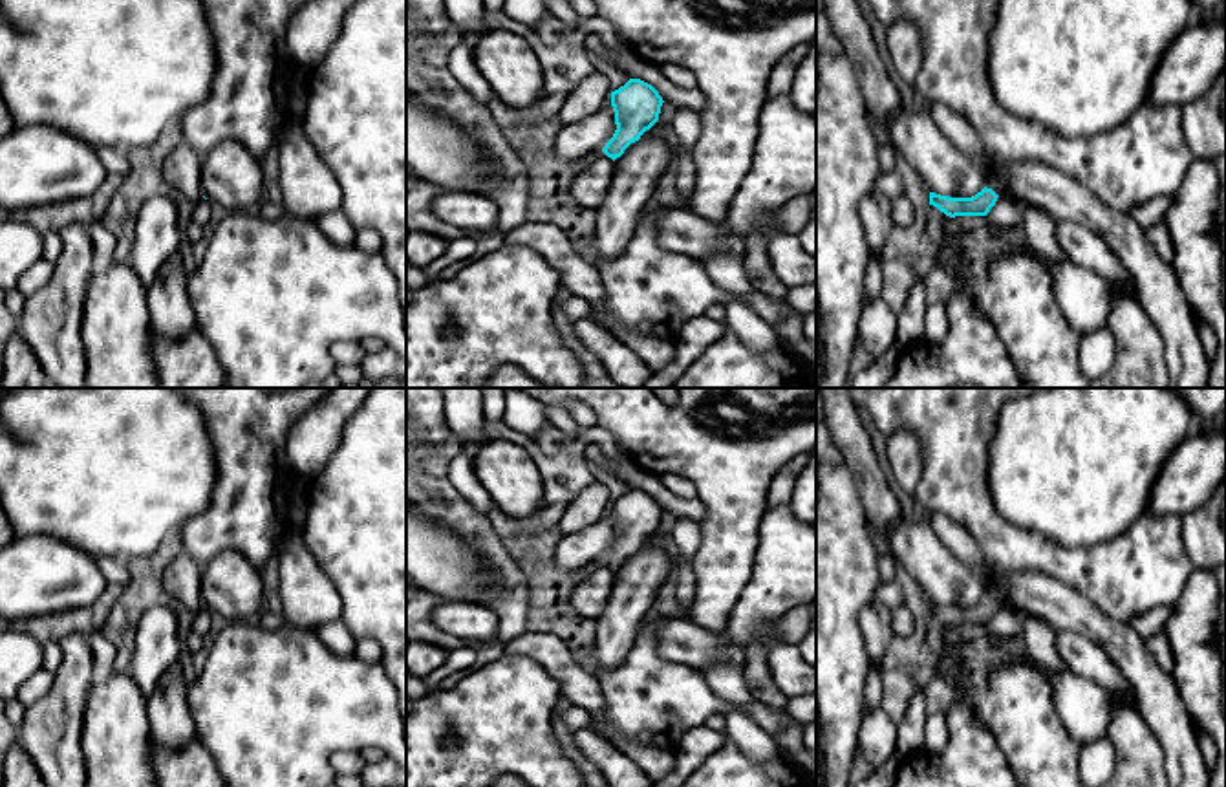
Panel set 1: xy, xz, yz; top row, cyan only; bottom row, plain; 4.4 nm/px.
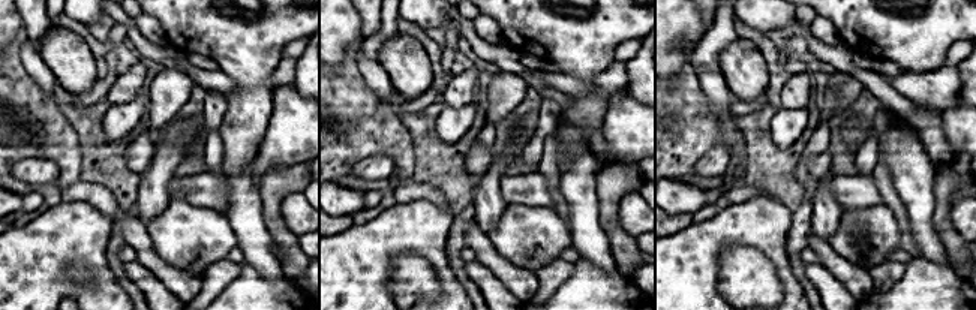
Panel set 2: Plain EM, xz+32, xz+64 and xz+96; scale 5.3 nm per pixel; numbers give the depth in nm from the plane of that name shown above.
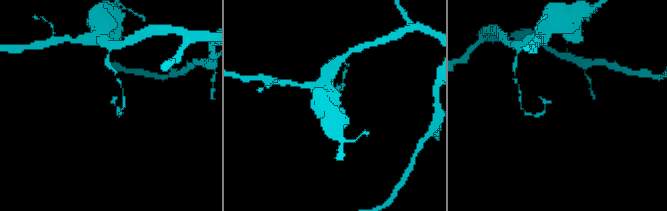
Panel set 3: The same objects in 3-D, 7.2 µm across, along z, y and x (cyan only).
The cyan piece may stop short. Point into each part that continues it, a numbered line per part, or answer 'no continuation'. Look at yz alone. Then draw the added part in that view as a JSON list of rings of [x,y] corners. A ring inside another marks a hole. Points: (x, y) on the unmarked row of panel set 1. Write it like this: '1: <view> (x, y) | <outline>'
no continuation

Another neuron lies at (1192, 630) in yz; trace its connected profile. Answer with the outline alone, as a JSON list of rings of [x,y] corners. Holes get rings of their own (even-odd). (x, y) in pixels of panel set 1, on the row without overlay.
[[[1195,567],[1171,608],[1164,633],[1175,657],[1173,679],[1193,723],[1217,747],[1210,787],[1226,787],[1226,716],[1222,714],[1222,655],[1217,637],[1221,588],[1213,571]]]

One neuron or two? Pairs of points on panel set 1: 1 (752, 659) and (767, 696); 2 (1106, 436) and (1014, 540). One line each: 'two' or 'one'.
1: one
2: two

